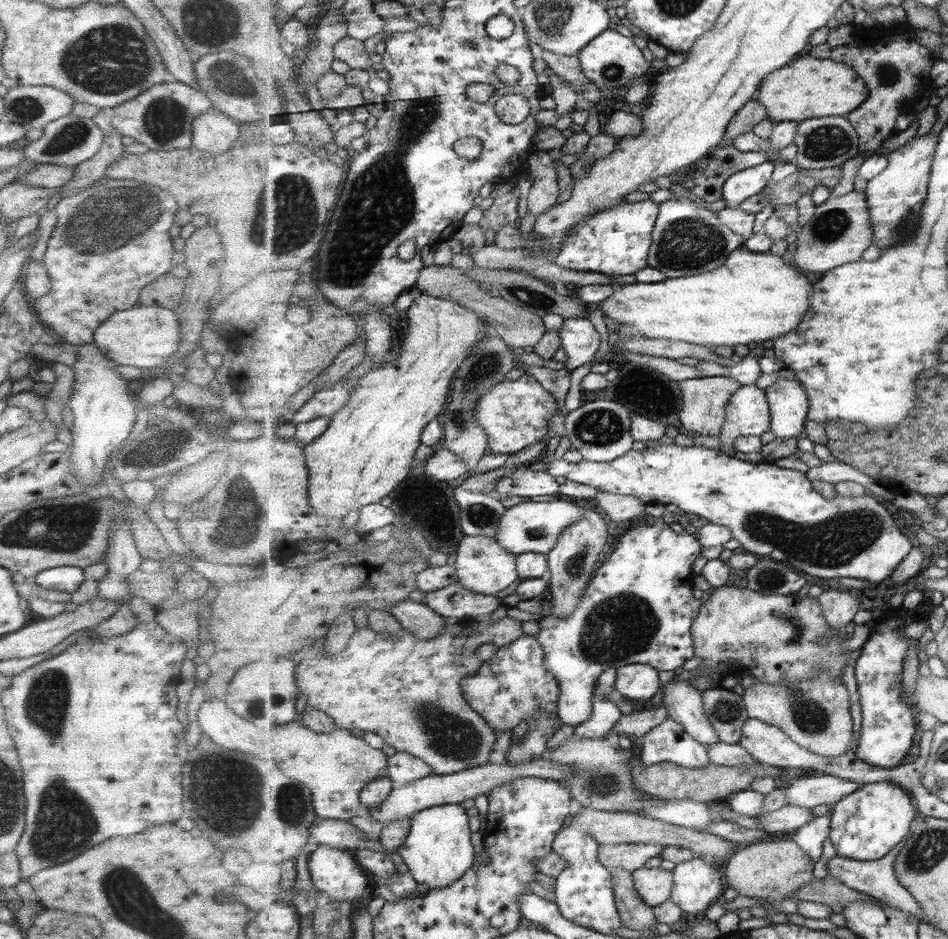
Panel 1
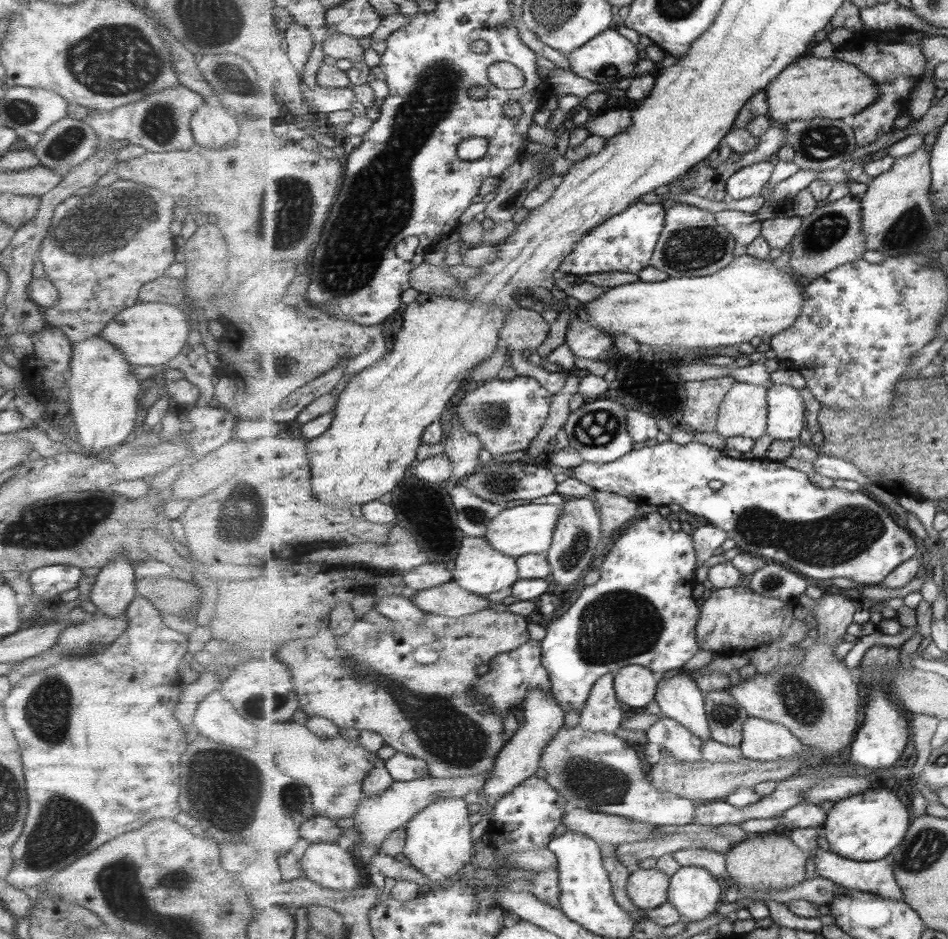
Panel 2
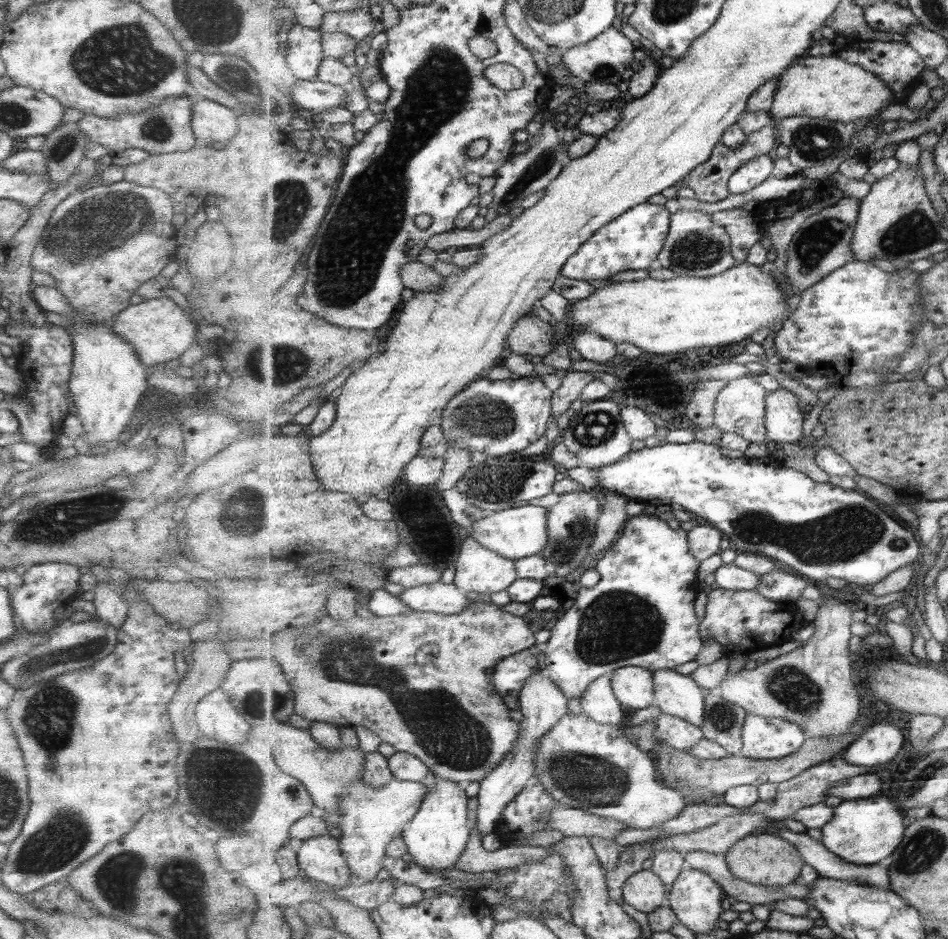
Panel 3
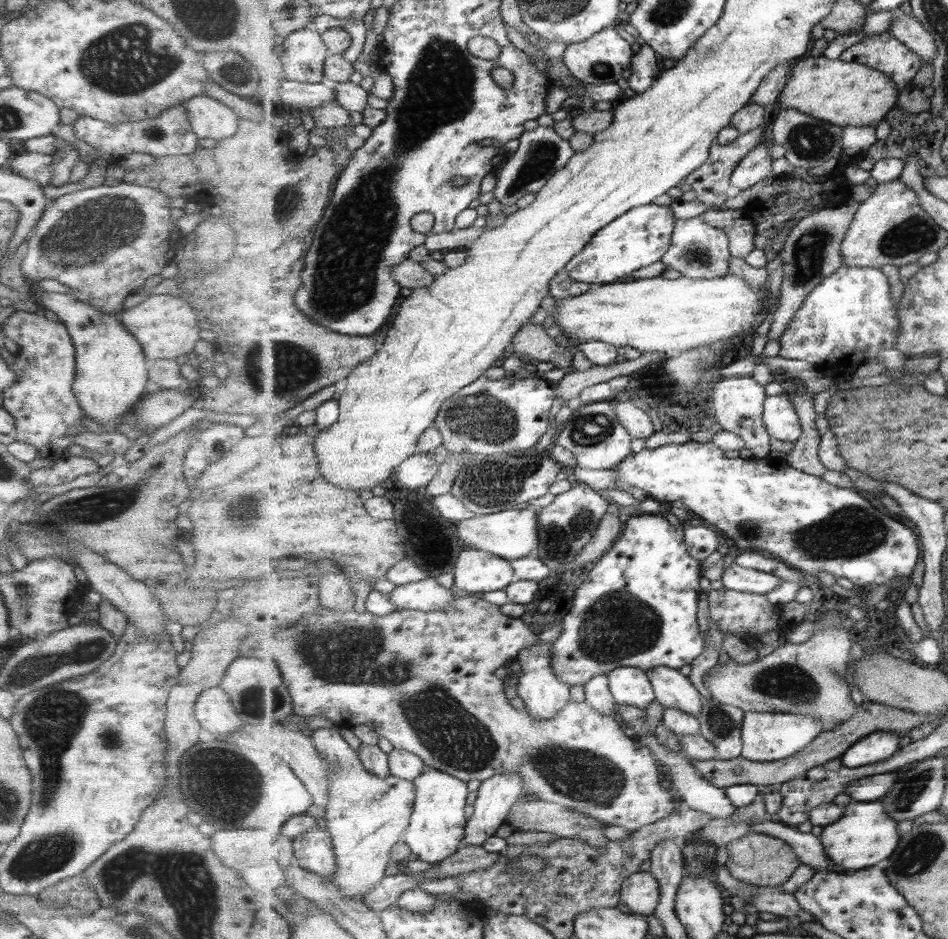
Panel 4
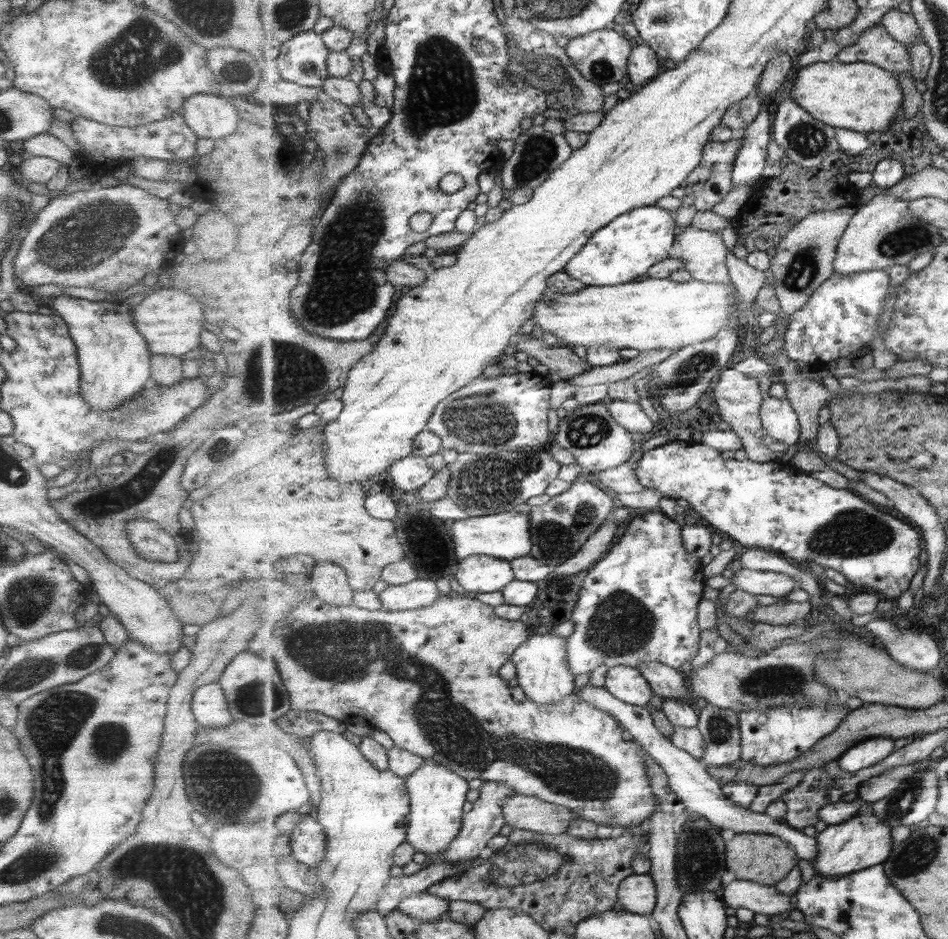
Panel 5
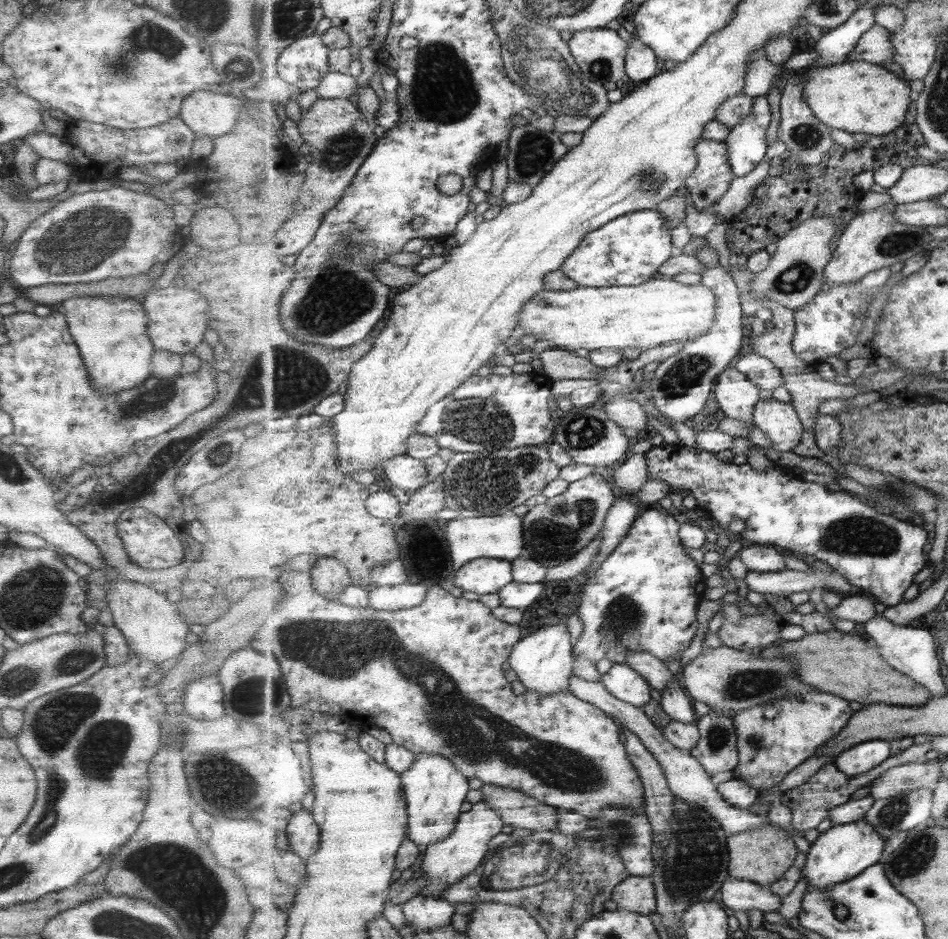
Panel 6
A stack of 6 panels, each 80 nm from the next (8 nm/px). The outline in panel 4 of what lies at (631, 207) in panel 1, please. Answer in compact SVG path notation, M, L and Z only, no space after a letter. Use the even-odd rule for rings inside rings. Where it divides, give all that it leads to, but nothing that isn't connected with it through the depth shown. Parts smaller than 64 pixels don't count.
M653 202L632 208L594 235L589 244L585 245L583 252L569 262L565 270L571 278L595 286L627 280L633 272L660 262L664 258L672 246L676 220L676 213L670 206L659 206Z

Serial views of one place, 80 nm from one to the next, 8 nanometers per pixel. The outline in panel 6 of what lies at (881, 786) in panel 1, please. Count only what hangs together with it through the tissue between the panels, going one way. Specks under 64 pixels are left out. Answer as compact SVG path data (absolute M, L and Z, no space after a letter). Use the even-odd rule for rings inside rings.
M866 818L851 824L833 824L812 844L806 863L801 868L809 892L811 889L826 891L836 884L859 876L868 868L884 862L886 838Z

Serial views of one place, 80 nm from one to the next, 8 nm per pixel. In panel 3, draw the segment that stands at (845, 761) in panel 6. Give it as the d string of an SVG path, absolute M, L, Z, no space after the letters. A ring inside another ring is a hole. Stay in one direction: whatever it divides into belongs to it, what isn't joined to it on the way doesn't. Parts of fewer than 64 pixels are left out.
M882 718L850 744L841 755L855 766L880 766L897 759L905 746L905 730Z

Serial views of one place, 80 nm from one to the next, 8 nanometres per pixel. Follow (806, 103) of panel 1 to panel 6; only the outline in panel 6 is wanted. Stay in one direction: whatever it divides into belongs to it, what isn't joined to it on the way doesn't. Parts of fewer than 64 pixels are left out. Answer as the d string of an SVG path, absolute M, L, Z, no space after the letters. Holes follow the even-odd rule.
M849 61L805 70L805 99L819 121L831 128L869 135L890 135L907 121L913 90L905 79L877 64Z

